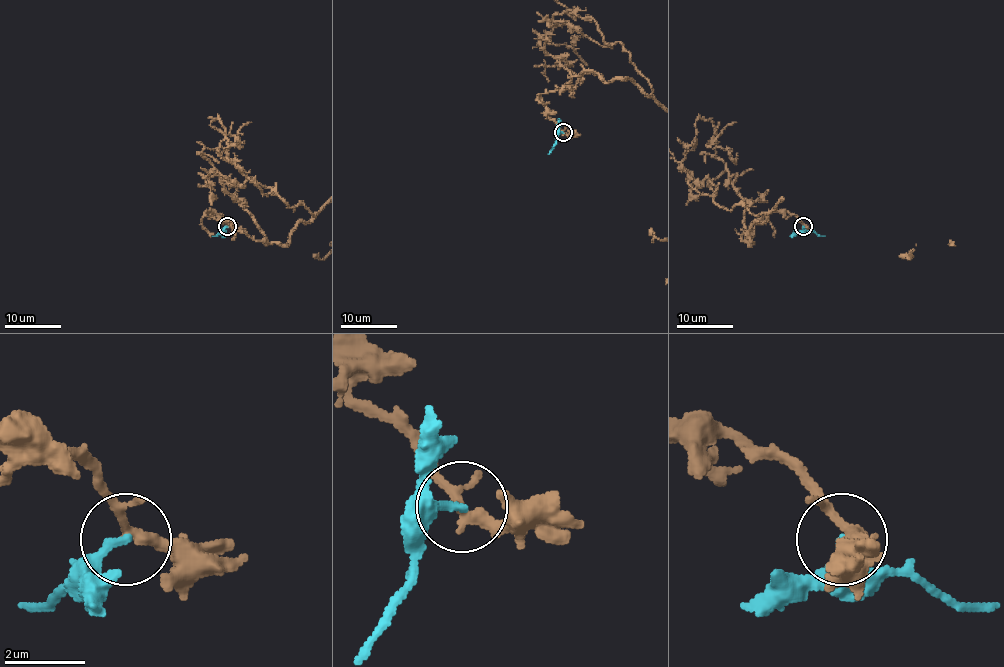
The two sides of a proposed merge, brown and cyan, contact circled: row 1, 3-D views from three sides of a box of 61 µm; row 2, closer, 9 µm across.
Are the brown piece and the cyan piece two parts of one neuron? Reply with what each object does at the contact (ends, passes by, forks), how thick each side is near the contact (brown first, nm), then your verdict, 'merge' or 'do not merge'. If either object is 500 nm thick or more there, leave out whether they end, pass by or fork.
brown forks there; cyan ends there; 220 nm thick on the brown side, 240 nm on the other; do not merge

